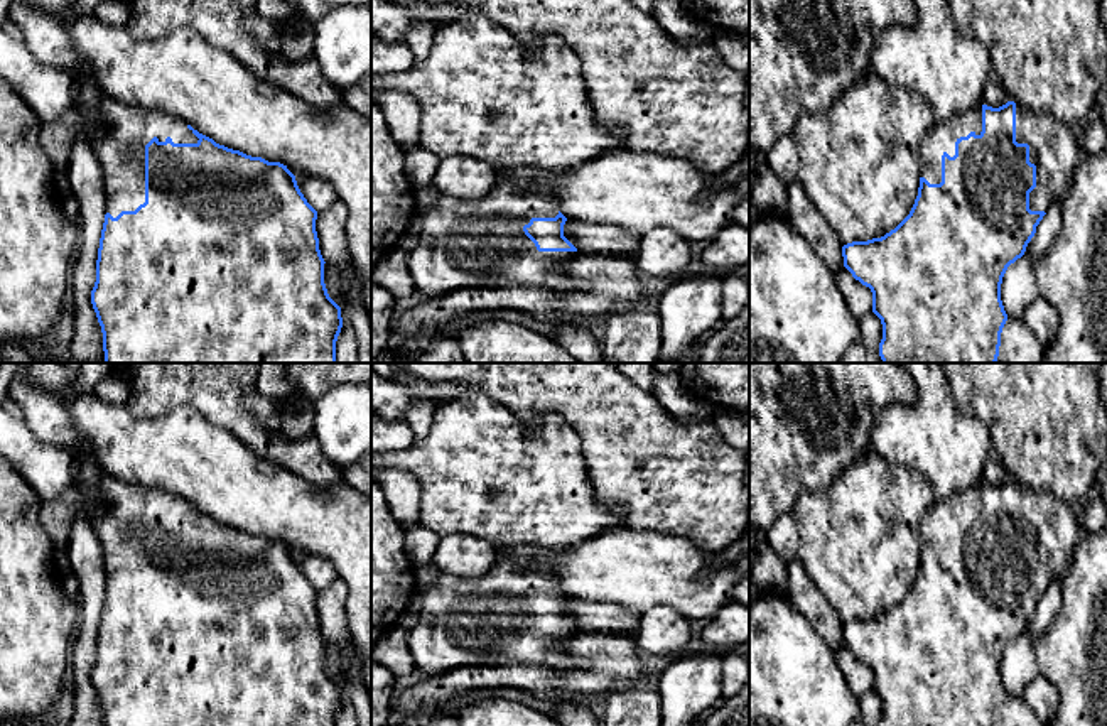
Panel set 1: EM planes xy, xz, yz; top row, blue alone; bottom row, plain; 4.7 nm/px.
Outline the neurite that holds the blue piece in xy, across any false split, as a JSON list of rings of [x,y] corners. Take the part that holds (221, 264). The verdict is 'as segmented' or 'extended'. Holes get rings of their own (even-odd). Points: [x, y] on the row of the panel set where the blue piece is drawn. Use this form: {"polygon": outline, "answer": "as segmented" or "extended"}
{"polygon": [[[101,93],[100,110],[93,120],[71,106],[59,118],[42,122],[39,142],[59,172],[69,160],[74,140],[83,133],[91,138],[105,189],[106,214],[91,290],[91,304],[103,333],[105,363],[336,363],[343,317],[341,307],[329,297],[324,284],[326,262],[316,231],[317,211],[307,203],[287,165],[219,145],[172,113],[138,110]]], "answer": "extended"}

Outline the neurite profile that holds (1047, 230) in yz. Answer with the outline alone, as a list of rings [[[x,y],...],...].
[[[1061,201],[1051,204],[1046,211],[1040,225],[1036,226],[1036,233],[1026,247],[1024,255],[1028,255],[1033,262],[1041,258],[1046,250],[1051,247],[1061,226]]]

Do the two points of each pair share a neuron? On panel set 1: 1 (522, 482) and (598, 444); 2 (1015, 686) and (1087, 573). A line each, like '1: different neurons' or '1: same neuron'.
1: different neurons
2: different neurons

